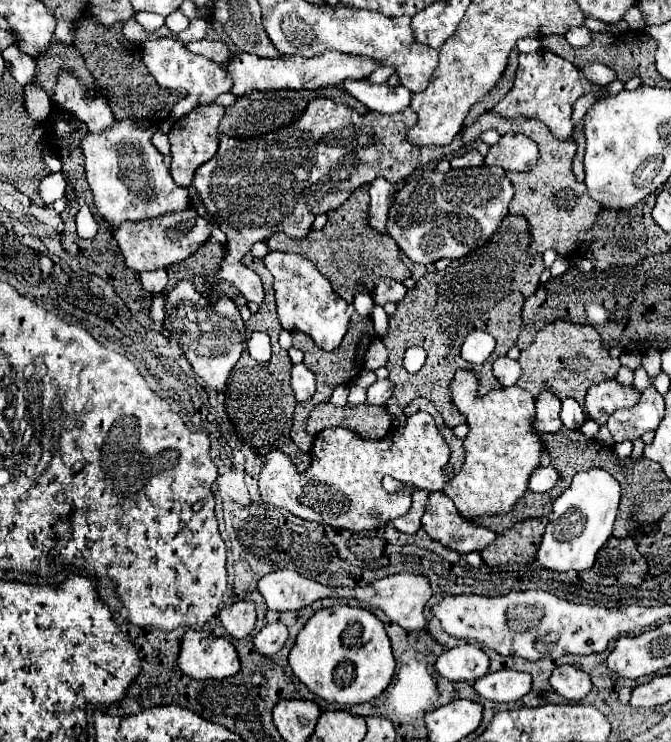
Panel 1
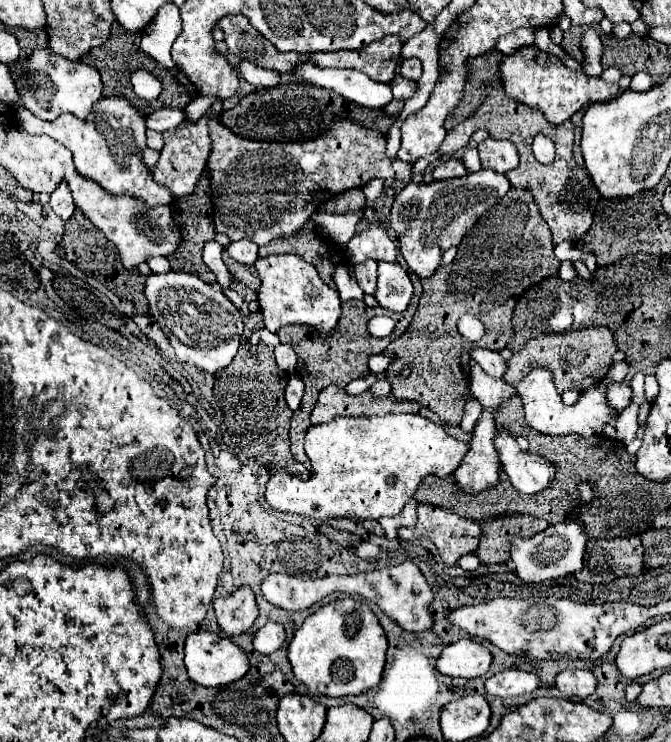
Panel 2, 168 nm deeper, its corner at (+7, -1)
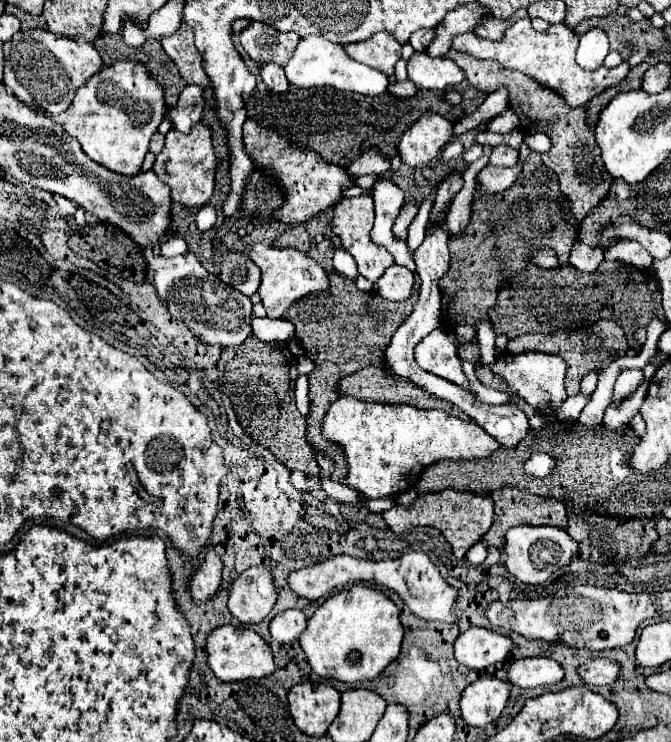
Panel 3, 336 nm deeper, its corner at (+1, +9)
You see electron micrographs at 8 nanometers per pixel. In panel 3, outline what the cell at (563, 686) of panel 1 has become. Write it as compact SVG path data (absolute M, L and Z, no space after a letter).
M587 660L577 668L577 674L589 686L607 686L617 680L619 664L611 660Z

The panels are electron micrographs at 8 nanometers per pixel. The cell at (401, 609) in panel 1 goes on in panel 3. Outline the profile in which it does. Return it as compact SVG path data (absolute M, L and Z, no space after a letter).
M407 552L401 558L395 560L381 560L381 562L369 562L369 560L359 560L353 556L335 556L331 560L319 562L311 568L303 568L303 570L295 570L289 572L287 576L287 584L289 588L307 598L307 600L317 600L321 596L327 596L333 588L337 586L345 586L345 584L359 584L359 582L367 582L367 584L375 584L375 586L383 586L389 588L393 592L399 594L399 598L405 602L405 606L419 618L423 620L439 620L439 622L455 622L457 618L451 612L451 604L457 598L457 592L453 586L449 586L437 566L429 560L427 554L423 552Z

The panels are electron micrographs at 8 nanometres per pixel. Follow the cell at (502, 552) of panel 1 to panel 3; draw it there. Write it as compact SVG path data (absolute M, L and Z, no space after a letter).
M517 488L495 490L495 494L491 494L491 498L495 502L495 520L489 528L489 532L483 536L483 542L487 542L487 546L499 548L499 550L505 546L505 532L511 526L533 524L533 526L559 526L561 528L561 520L563 520L563 524L567 520L565 504L561 504L557 500L549 500L549 498L539 498L535 494L527 494L527 492L521 492Z

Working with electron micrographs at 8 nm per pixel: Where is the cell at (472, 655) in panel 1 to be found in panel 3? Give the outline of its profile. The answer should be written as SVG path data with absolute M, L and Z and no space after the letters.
M471 626L455 640L455 660L467 668L481 670L491 664L503 662L513 648L513 642L487 628Z

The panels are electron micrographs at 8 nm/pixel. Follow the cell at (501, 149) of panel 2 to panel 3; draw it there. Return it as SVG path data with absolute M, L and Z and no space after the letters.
M501 144L501 146L495 146L491 156L489 156L489 164L491 166L515 166L519 158L519 152L507 144Z

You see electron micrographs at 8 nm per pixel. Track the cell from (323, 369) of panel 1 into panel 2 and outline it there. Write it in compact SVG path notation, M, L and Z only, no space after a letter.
M411 272L411 282L415 286L415 294L411 298L411 304L405 312L401 314L395 314L395 312L385 312L387 316L391 316L397 326L393 330L393 334L389 334L387 338L373 338L367 334L367 322L369 318L373 316L373 308L369 308L363 300L349 300L349 302L341 302L341 320L337 322L337 328L329 334L329 336L317 336L317 332L313 332L313 328L309 328L307 324L289 324L285 328L279 328L277 334L281 338L281 342L287 342L293 346L293 350L297 352L299 360L297 360L297 374L299 378L303 380L305 384L305 394L303 394L303 400L301 400L301 406L297 412L293 412L293 420L291 420L291 430L289 430L289 438L291 438L291 452L295 456L297 462L305 464L307 470L311 470L311 462L303 450L303 440L305 440L305 434L311 426L311 412L315 408L315 402L317 402L317 394L329 386L329 384L339 384L339 386L347 386L351 380L355 378L361 378L369 372L369 366L367 366L367 360L371 354L381 354L391 340L399 338L409 322L413 320L413 314L417 310L417 302L419 302L419 296L421 296L421 280Z

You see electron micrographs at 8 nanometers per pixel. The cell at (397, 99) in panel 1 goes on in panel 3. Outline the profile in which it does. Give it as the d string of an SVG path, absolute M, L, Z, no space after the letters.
M311 36L299 42L297 50L293 52L291 60L285 66L285 74L287 80L299 88L321 88L321 86L333 86L337 90L345 90L345 92L359 92L363 96L381 96L387 92L389 86L389 78L367 66L361 62L355 62L353 58L349 58L343 50L343 46L329 42L323 36Z

